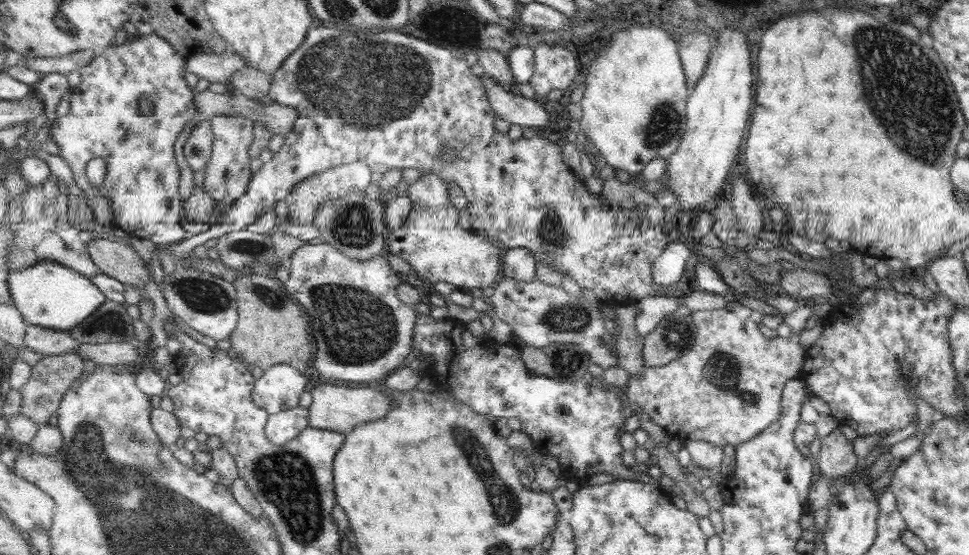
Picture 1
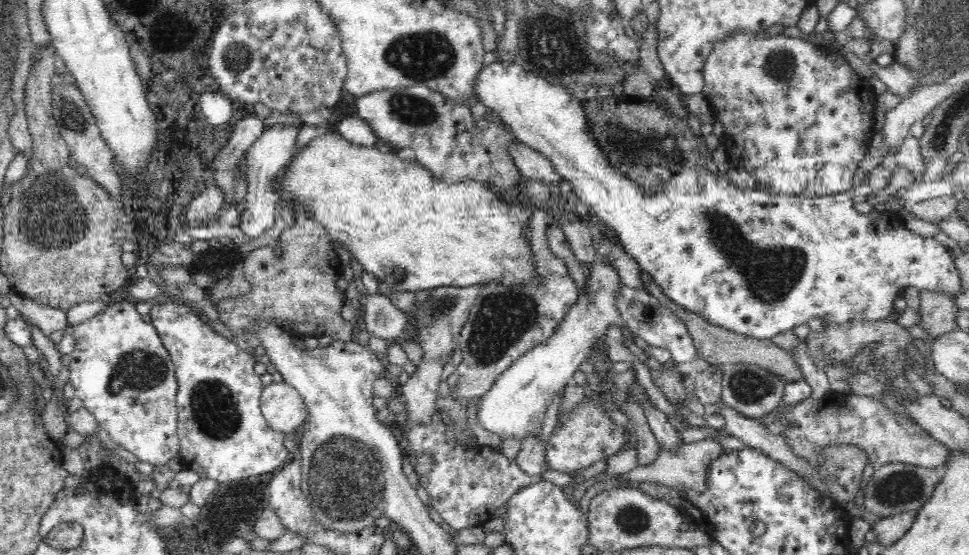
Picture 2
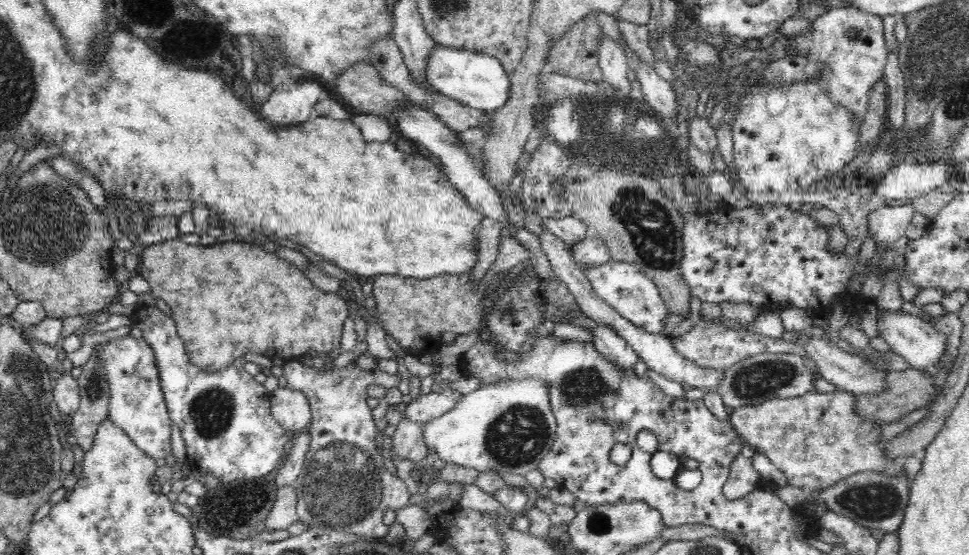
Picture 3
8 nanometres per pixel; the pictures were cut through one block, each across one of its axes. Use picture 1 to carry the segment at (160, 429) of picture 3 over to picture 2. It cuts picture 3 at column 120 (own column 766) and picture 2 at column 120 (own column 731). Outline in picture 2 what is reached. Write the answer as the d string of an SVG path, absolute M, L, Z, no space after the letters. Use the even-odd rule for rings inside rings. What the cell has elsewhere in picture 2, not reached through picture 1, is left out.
M119 301L104 307L90 320L76 325L72 335L76 337L76 348L70 354L69 380L75 387L75 396L83 400L83 405L96 417L97 424L139 462L158 467L178 456L180 439L177 432L178 383L175 364L152 323L140 316L134 304Z

